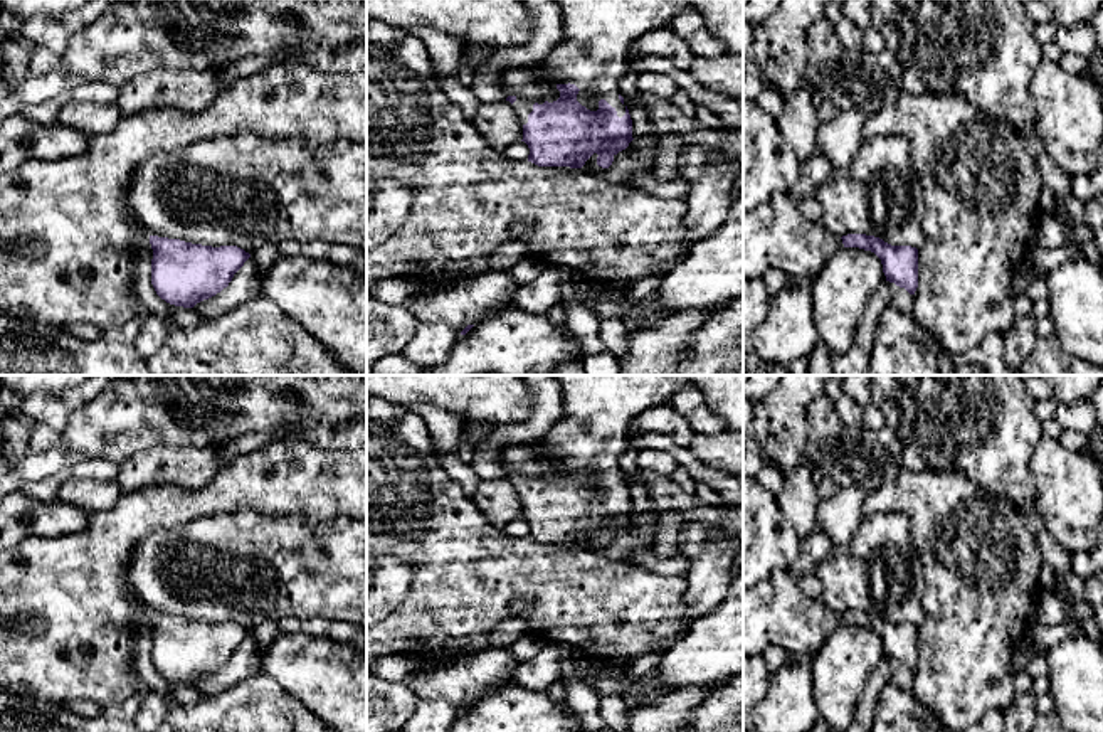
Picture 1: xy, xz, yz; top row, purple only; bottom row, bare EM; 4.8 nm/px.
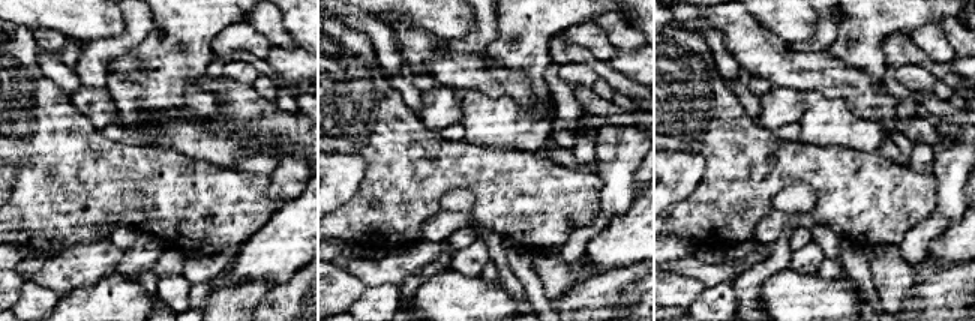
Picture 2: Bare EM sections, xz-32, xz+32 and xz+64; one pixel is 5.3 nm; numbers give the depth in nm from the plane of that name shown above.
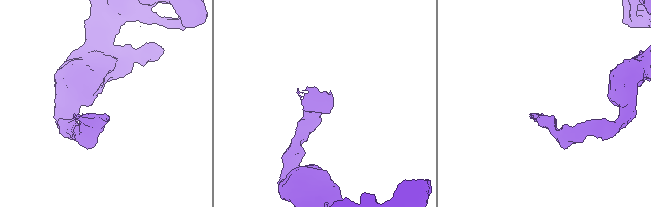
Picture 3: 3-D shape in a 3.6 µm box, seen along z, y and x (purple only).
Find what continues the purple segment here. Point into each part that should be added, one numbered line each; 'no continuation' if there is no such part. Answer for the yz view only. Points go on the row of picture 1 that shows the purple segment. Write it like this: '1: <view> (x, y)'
1: yz (775, 236)

